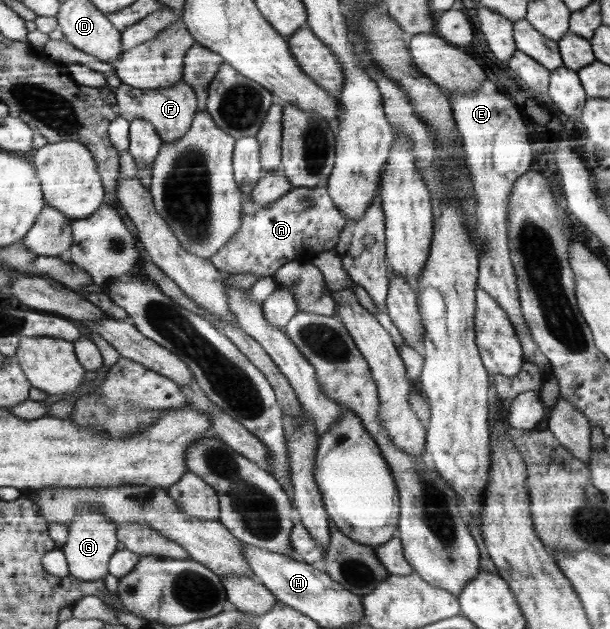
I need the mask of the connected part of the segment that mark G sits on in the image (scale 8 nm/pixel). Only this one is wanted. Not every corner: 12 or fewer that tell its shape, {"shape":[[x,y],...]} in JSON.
{"shape":[[81,508],[61,549],[71,575],[103,579],[117,524]]}

